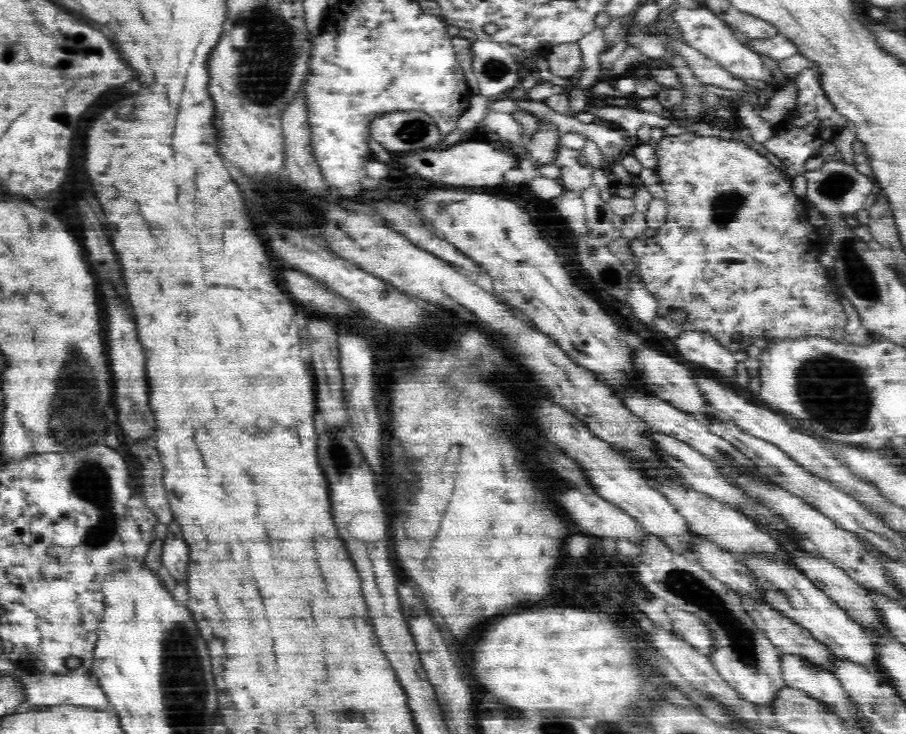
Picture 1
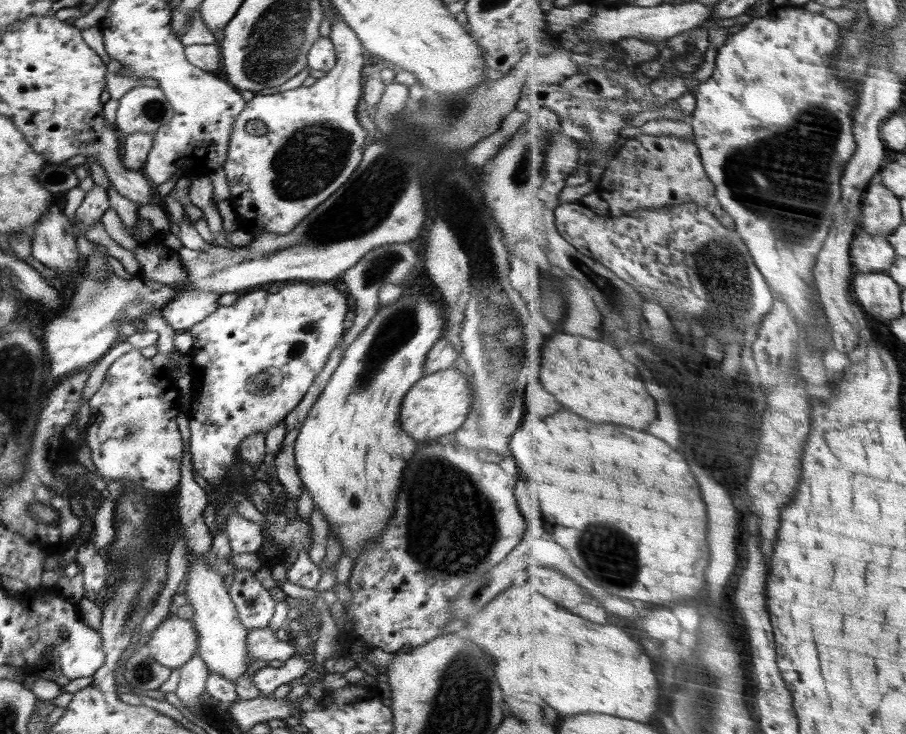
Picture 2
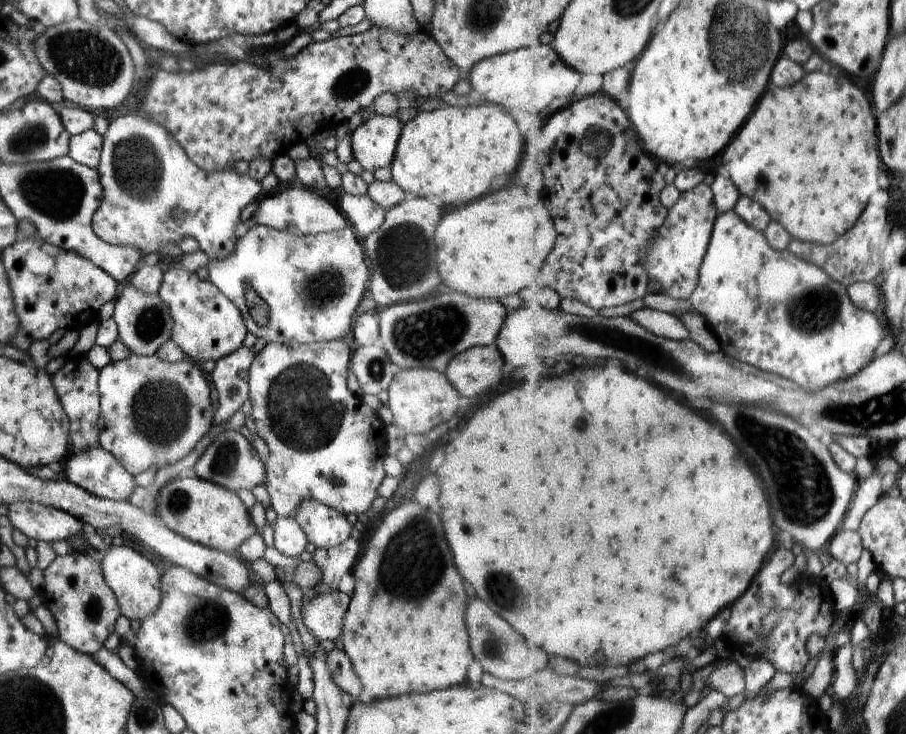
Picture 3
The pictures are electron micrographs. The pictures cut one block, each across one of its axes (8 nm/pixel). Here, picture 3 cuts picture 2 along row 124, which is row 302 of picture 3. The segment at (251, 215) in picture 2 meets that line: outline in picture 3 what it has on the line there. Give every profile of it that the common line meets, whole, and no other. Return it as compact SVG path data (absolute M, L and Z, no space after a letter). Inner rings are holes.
M254 224L251 226L240 238L237 238L234 252L225 259L215 259L207 264L207 270L209 272L209 281L222 292L228 300L231 300L241 312L242 318L244 319L247 332L254 334L256 338L262 338L264 342L268 343L290 343L297 342L298 344L307 345L310 343L317 342L328 342L333 340L345 339L346 335L352 330L352 322L354 322L354 312L356 308L360 306L364 294L368 294L368 287L371 277L371 270L367 258L365 257L365 251L362 245L362 241L357 236L354 228L350 225L346 225L337 231L329 233L318 233L315 235L300 236L289 232L280 232L279 230L273 229L266 225ZM244 282L248 282L250 288L268 304L270 307L270 320L265 326L258 326L258 324L250 317L250 312L245 303L245 291Z

